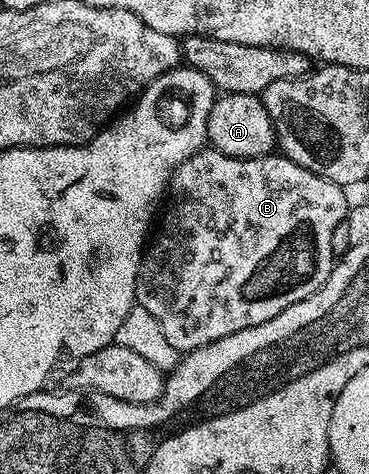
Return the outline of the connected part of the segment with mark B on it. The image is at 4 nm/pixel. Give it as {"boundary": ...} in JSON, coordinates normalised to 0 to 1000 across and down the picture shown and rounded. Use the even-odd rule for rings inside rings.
{"boundary":[[[550,312],[472,359],[466,409],[469,401],[474,426],[453,439],[450,454],[439,460],[439,487],[428,496],[420,492],[393,521],[363,624],[371,643],[398,652],[423,671],[447,715],[488,743],[553,734],[553,726],[629,709],[629,700],[650,700],[661,692],[715,684],[715,675],[737,675],[770,658],[770,650],[856,618],[905,570],[911,540],[900,532],[900,489],[930,475],[943,458],[940,403],[900,380],[878,380],[835,363],[835,354],[802,346],[762,321],[734,321],[710,333],[621,333],[577,312]]]}

